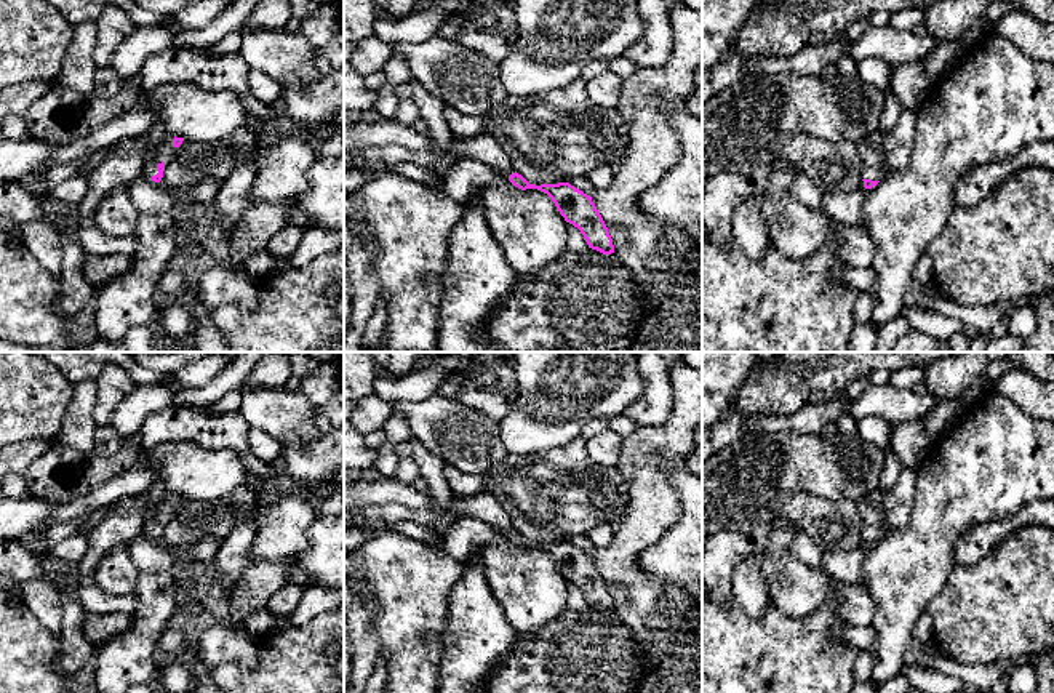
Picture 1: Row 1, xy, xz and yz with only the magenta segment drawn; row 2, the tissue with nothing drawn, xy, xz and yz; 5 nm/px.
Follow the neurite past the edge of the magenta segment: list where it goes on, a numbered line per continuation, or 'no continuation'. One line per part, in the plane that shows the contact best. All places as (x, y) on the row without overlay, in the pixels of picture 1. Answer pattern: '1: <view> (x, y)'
1: xy (159, 501)

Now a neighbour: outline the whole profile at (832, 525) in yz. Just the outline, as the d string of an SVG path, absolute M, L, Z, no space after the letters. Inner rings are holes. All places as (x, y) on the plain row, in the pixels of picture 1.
M801 491L789 498L782 509L782 519L803 530L820 552L867 549L862 539L864 520L856 501L830 501Z

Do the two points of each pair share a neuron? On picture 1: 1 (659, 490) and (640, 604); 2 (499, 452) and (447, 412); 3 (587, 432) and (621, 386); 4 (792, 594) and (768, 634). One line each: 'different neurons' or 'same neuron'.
1: same neuron
2: same neuron
3: different neurons
4: different neurons

